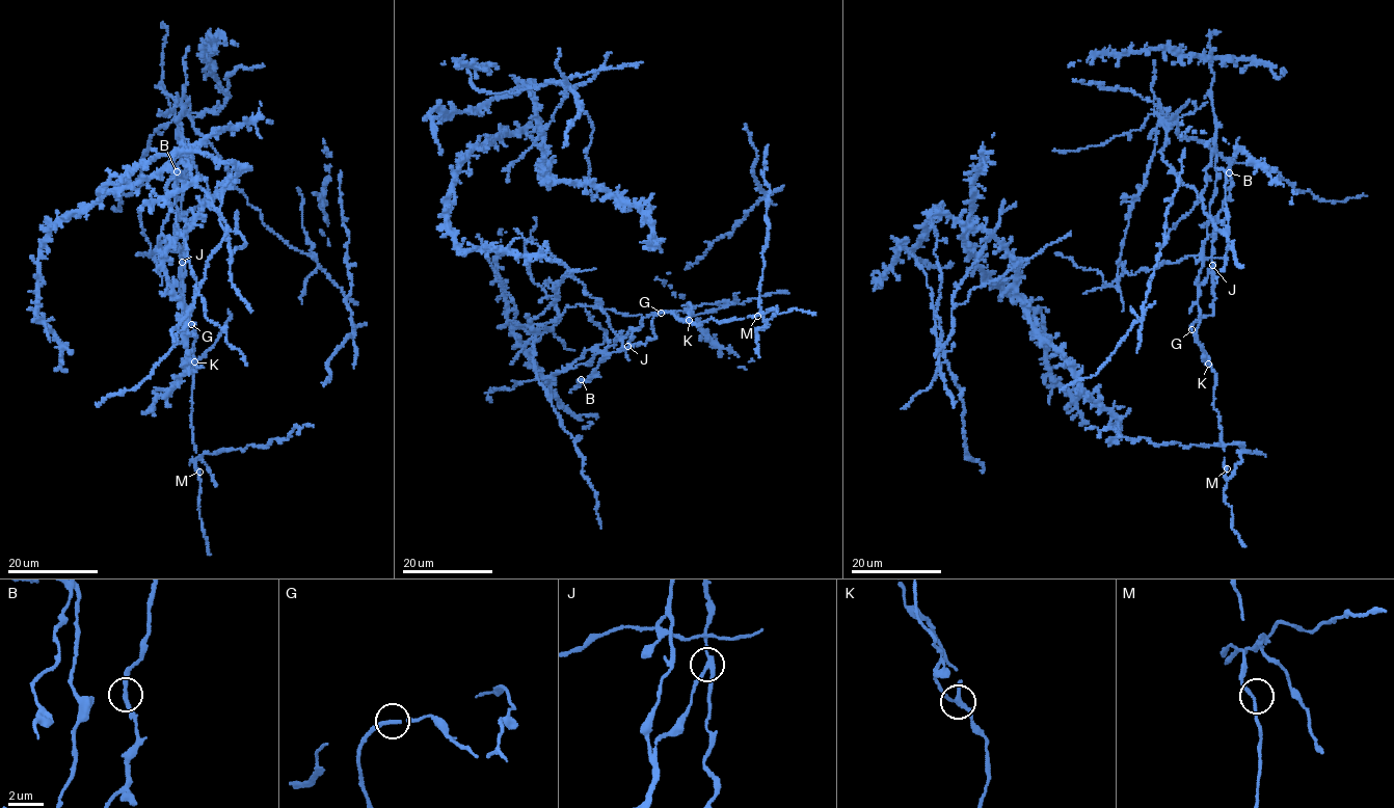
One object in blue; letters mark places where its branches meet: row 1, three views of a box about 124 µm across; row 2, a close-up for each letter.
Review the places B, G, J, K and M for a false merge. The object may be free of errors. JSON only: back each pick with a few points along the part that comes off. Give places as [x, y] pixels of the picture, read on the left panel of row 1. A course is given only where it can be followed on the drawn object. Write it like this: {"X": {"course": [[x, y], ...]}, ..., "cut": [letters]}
{"cut": ["J"]}

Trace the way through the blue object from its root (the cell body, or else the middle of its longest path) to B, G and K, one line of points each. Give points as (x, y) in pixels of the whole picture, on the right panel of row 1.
B: (1135, 200), (1122, 245), (1124, 270), (1135, 274), (1191, 254), (1211, 258), (1215, 219), (1231, 185), (1229, 172)
G: (1135, 200), (1122, 245), (1124, 270), (1135, 274), (1191, 254), (1212, 260), (1213, 313), (1195, 321), (1191, 329)
K: (1135, 200), (1122, 245), (1124, 270), (1135, 274), (1191, 254), (1212, 260), (1213, 313), (1191, 327), (1208, 364)

